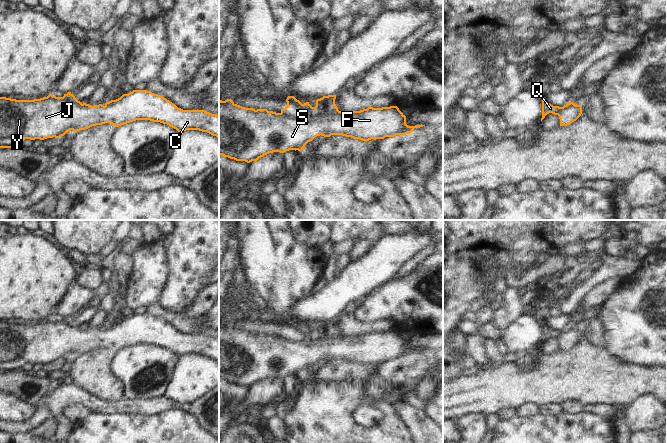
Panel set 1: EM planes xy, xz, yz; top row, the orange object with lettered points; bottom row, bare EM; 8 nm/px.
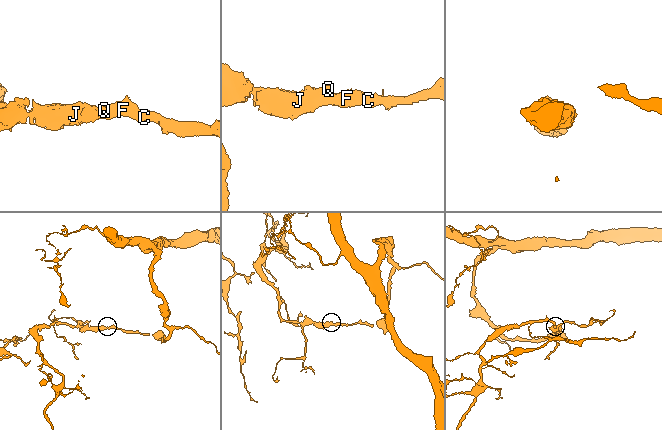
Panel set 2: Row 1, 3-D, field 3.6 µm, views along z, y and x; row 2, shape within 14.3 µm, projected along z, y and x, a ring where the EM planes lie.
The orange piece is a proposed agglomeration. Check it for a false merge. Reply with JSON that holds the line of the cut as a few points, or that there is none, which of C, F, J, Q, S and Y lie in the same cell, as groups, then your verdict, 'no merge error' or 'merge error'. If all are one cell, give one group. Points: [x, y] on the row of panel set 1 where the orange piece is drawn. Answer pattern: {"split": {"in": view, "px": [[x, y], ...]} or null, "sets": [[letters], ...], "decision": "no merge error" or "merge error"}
{"split": null, "sets": [["C", "F", "J", "Q", "S", "Y"]], "decision": "no merge error"}

